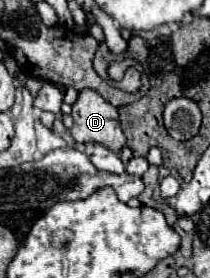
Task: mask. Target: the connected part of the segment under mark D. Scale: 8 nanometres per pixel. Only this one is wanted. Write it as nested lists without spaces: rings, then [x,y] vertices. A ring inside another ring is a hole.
[[[82,89],[72,105],[72,137],[76,143],[100,143],[112,151],[126,145],[126,137],[118,123],[116,107],[110,107],[96,91]]]

